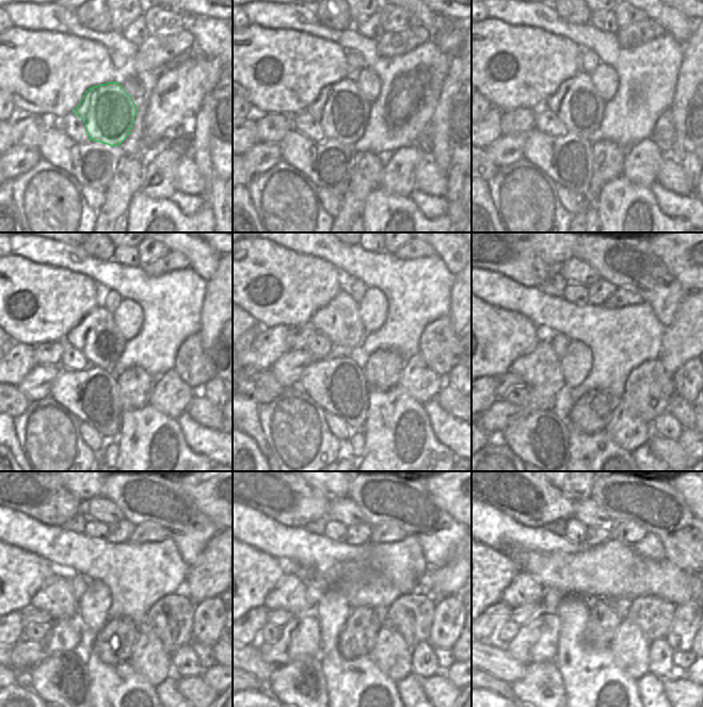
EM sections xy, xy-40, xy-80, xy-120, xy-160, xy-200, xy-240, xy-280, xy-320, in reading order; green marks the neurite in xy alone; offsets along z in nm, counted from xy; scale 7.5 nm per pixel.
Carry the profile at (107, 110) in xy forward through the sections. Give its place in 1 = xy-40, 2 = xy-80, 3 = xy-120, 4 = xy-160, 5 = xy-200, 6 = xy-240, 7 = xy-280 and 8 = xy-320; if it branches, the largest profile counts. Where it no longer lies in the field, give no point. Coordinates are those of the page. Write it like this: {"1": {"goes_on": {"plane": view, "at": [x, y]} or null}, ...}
{"1": {"goes_on": {"plane": "xy-40", "at": [342, 111]}}, "2": {"goes_on": {"plane": "xy-80", "at": [576, 101]}}, "3": {"goes_on": {"plane": "xy-120", "at": [96, 336]}}, "4": {"goes_on": {"plane": "xy-160", "at": [329, 333]}}, "5": {"goes_on": {"plane": "xy-200", "at": [541, 366]}}, "6": {"goes_on": {"plane": "xy-240", "at": [56, 597]}}, "7": {"goes_on": {"plane": "xy-280", "at": [290, 593]}}, "8": {"goes_on": {"plane": "xy-320", "at": [523, 590]}}}

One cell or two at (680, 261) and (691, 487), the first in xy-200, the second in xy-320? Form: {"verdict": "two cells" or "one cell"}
{"verdict": "two cells"}

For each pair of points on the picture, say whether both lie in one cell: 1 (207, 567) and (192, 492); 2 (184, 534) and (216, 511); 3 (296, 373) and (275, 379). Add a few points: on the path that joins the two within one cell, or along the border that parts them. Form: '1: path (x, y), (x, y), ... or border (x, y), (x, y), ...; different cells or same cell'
1: border (220, 530), (205, 546), (196, 561), (189, 567); different cells
2: border (203, 492), (210, 501), (205, 514), (214, 524); different cells
3: border (271, 368), (282, 368), (285, 371), (290, 388); different cells

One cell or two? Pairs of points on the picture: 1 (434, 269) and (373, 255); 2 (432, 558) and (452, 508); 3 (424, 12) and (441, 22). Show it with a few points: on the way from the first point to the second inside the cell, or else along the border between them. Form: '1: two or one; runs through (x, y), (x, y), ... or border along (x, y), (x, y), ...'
1: one; runs through (419, 269), (398, 269), (394, 264), (388, 264)
2: two; border along (452, 516), (460, 523)
3: one; runs through (428, 16), (436, 22)

